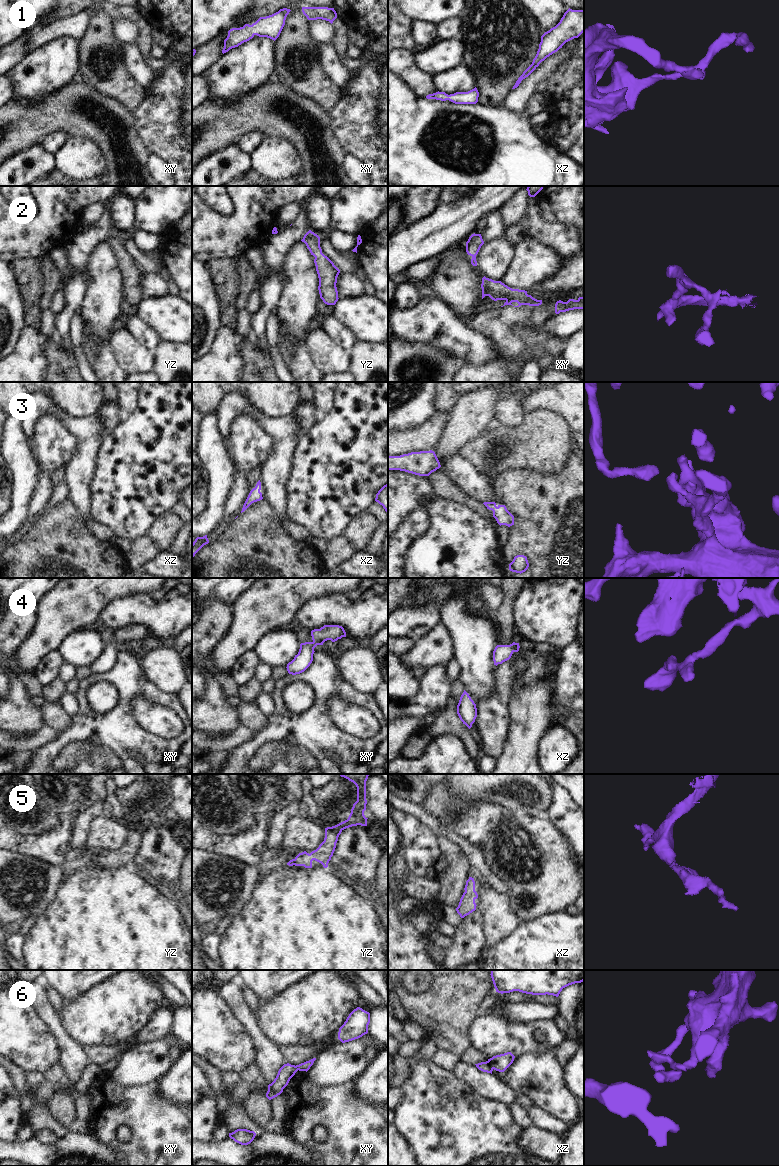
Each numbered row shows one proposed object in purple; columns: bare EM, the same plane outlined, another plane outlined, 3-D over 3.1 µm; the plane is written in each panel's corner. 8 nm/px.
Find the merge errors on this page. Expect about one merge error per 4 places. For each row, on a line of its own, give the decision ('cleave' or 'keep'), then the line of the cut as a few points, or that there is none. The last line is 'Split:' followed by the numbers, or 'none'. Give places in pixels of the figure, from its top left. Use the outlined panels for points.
1: keep; cut none
2: keep; cut none
3: keep; cut none
4: keep; cut none
5: keep; cut none
6: cleave; cut xz (487, 1061), (492, 1069)
Split: 6

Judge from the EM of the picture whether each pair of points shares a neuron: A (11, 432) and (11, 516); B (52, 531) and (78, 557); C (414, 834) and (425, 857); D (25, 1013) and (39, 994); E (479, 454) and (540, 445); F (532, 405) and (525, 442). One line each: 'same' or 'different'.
A: same
B: same
C: same
D: different
E: same
F: different

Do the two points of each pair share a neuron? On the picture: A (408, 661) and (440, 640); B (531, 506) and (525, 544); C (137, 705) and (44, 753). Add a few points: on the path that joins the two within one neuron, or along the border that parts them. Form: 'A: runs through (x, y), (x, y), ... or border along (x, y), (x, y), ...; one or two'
A: runs through (416, 657), (425, 654), (432, 648); one
B: runs through (531, 515), (530, 535); one
C: border along (137, 695), (132, 713), (143, 728); two

